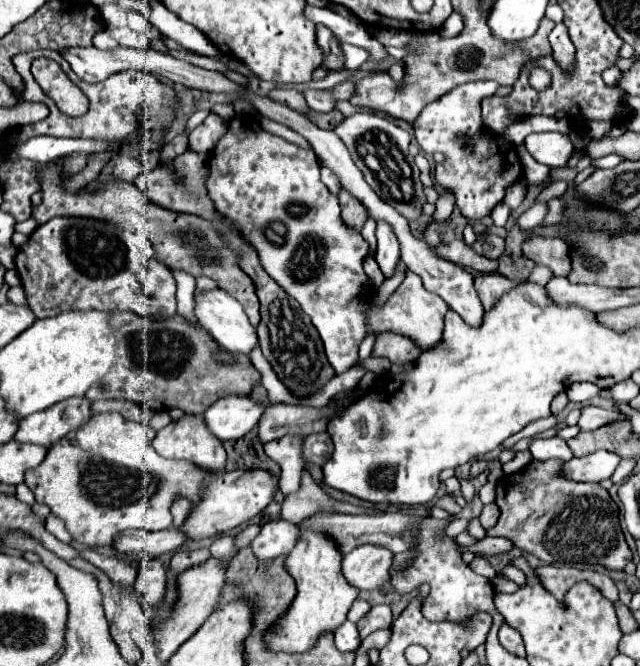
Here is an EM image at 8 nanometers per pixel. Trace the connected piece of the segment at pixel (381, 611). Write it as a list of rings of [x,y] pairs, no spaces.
[[[378,605],[378,607],[372,607],[358,623],[358,631],[360,631],[360,637],[368,637],[370,633],[374,633],[376,629],[390,629],[392,625],[392,611],[388,605]]]

